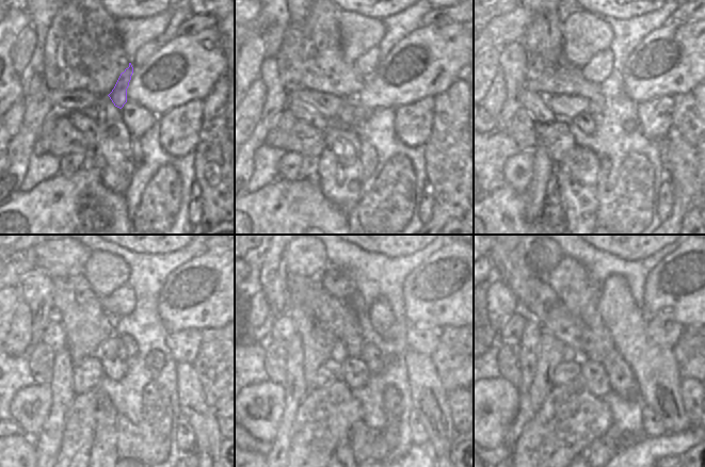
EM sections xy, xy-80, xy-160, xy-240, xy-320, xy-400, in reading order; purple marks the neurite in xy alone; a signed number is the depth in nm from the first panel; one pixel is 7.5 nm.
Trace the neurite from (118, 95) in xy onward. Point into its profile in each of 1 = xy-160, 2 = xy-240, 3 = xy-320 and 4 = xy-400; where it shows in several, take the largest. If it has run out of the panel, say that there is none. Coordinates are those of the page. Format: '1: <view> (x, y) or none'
1: xy-160 (586, 121)
2: xy-240 (115, 369)
3: xy-320 (355, 374)
4: xy-400 (593, 374)

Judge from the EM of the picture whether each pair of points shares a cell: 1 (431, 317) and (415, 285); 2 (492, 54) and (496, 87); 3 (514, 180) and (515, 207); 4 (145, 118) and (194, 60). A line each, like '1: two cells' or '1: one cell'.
1: one cell
2: two cells
3: two cells
4: two cells

